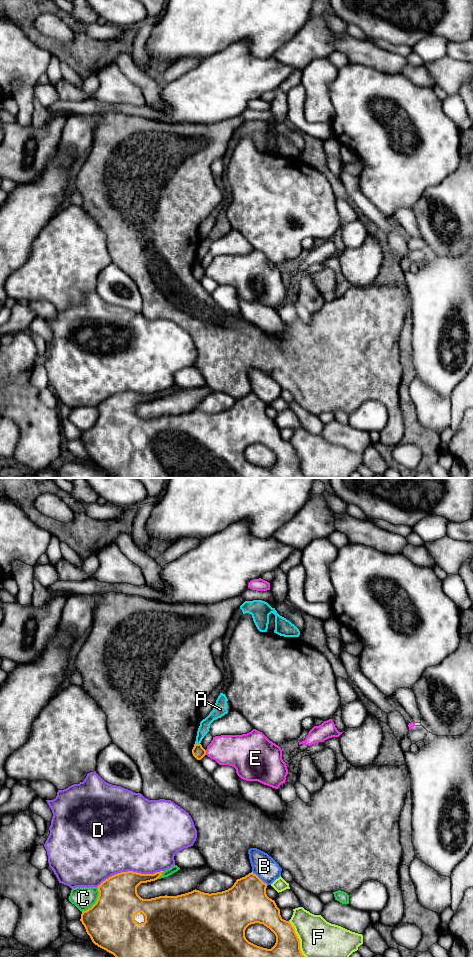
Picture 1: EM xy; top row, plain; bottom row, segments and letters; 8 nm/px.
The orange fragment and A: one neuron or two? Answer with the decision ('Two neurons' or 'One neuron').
Two neurons

